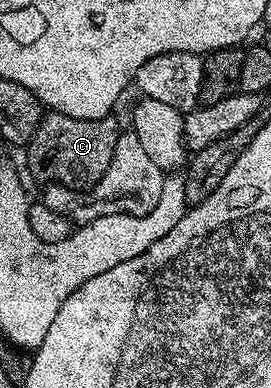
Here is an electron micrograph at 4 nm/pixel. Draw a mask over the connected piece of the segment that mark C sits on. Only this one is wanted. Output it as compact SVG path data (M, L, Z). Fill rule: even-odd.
M44 113L34 136L25 147L27 170L39 181L39 184L66 186L68 190L82 192L96 186L117 152L117 140L121 133L115 116L97 120L77 120L73 116Z

